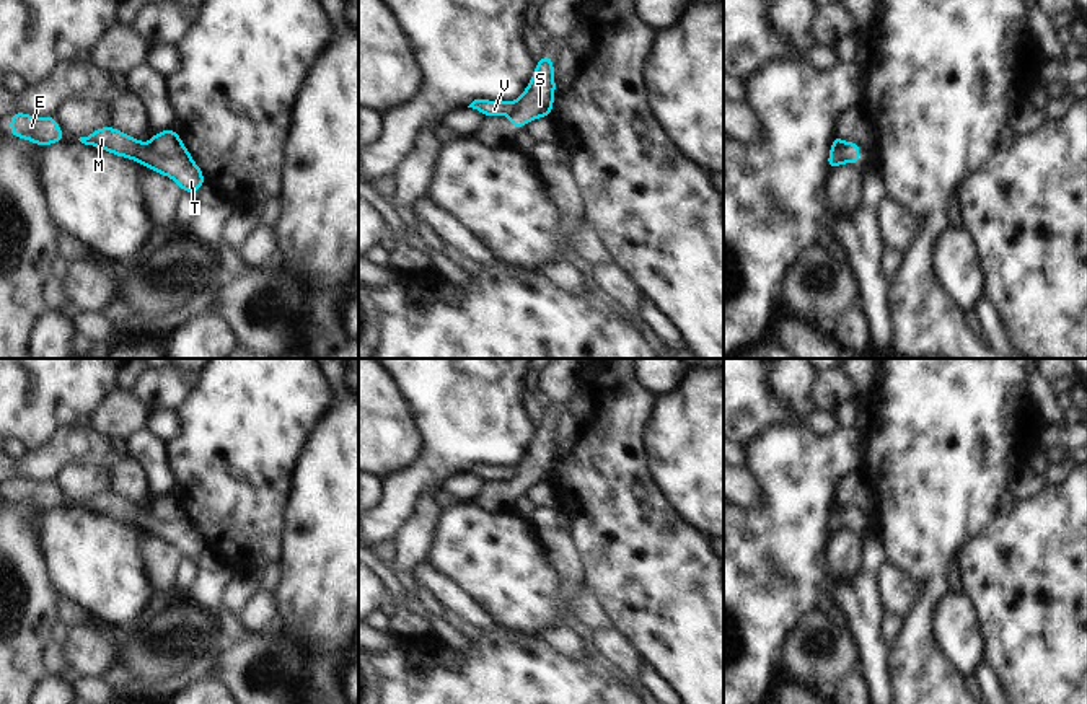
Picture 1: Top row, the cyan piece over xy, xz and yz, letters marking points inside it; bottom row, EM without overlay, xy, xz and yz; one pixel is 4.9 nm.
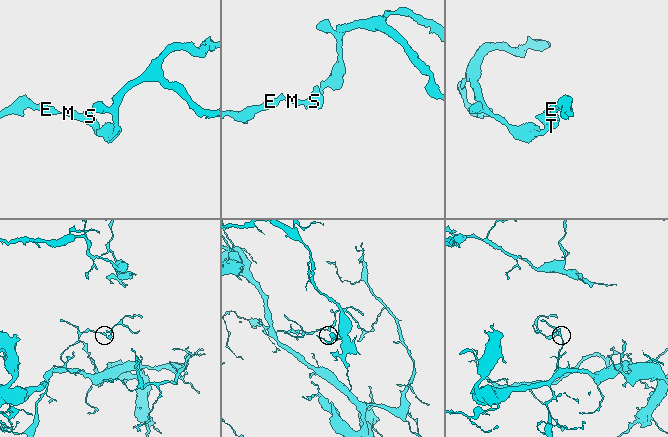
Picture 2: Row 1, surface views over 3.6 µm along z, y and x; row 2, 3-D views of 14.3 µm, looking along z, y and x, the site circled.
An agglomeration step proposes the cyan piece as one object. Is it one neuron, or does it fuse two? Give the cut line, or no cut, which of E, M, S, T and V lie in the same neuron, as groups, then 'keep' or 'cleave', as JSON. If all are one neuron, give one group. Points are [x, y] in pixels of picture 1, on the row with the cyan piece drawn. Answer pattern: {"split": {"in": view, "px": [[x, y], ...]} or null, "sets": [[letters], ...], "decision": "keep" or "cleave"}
{"split": null, "sets": [["E", "M", "S", "T", "V"]], "decision": "keep"}

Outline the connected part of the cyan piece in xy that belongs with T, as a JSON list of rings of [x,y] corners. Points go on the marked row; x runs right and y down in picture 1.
[[[112,125],[96,129],[78,140],[171,178],[183,192],[196,194],[205,184],[202,169],[173,127],[153,134],[147,145]]]

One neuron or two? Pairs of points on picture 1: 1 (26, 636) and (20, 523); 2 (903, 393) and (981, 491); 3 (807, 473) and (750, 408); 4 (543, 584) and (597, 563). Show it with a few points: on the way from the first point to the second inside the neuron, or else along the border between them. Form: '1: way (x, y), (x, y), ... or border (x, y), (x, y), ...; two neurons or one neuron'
1: way (26, 608), (30, 594), (20, 576), (20, 551); one neuron
2: way (928, 418), (941, 431), (942, 452), (957, 466); one neuron
3: border (802, 422), (773, 424), (743, 448); two neurons
4: border (582, 585), (589, 590); two neurons

